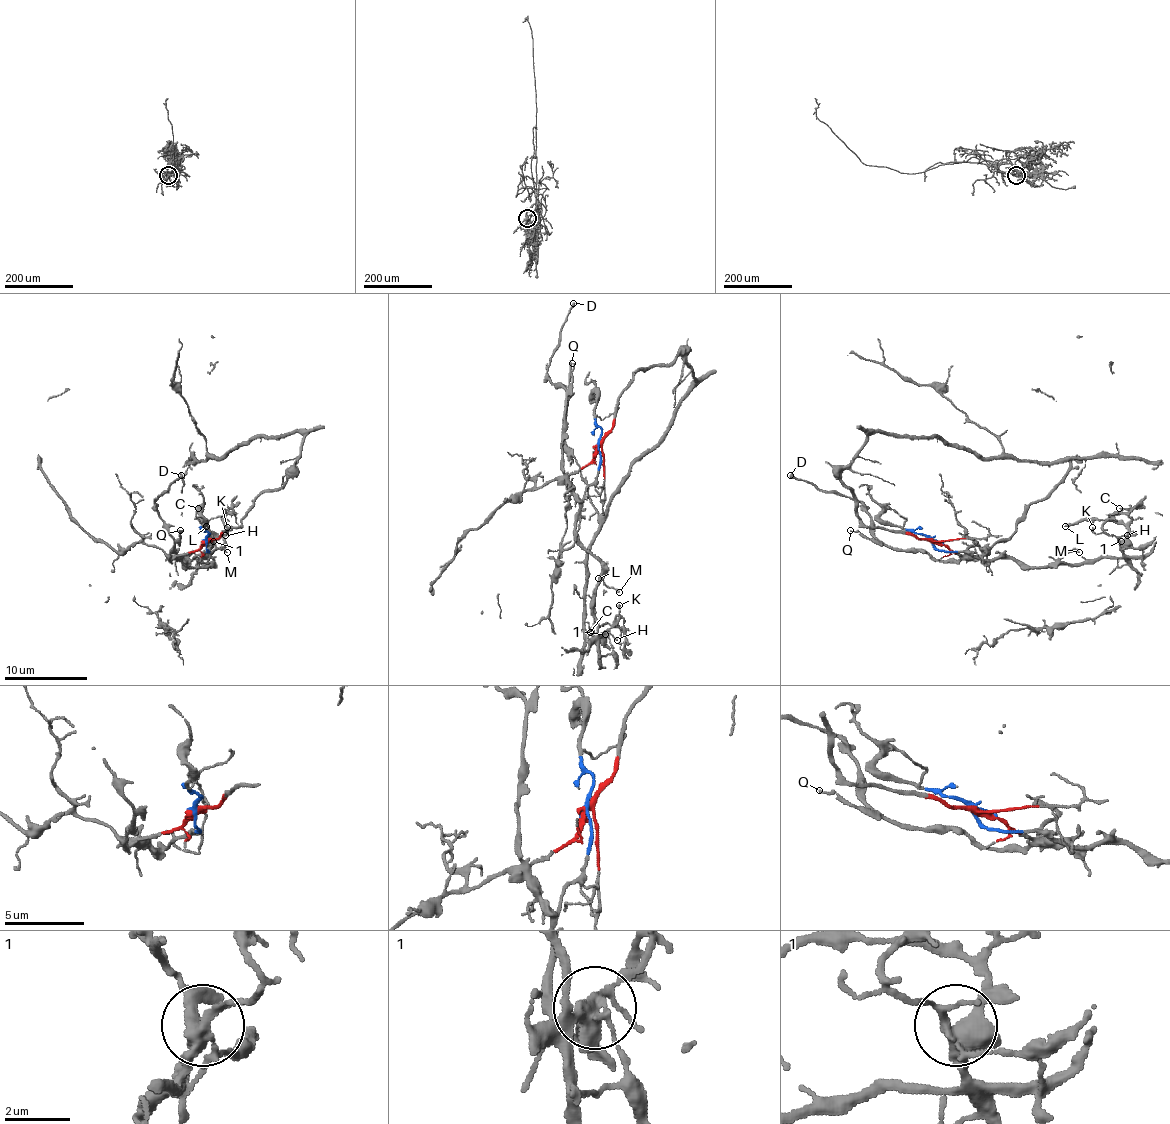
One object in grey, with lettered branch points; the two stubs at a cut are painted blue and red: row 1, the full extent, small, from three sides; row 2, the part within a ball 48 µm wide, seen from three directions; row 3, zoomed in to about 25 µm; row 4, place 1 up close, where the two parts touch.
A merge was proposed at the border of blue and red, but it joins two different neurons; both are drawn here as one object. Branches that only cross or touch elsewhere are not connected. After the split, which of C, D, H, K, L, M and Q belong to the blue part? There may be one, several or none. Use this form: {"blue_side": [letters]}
{"blue_side": ["C", "D", "H", "K", "L", "M", "Q"]}

